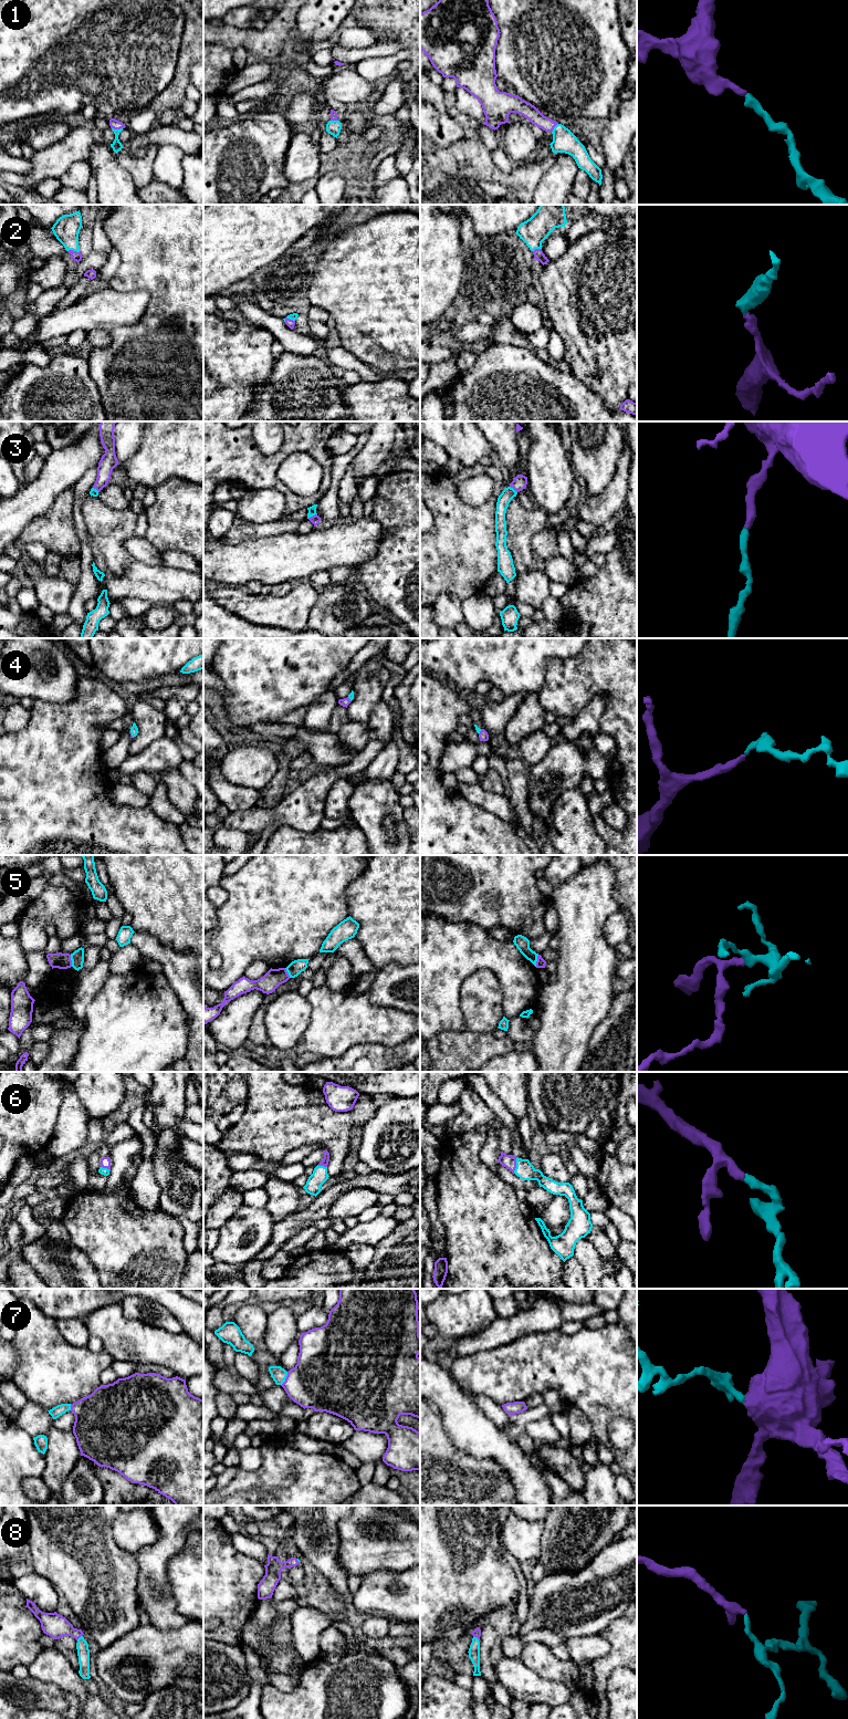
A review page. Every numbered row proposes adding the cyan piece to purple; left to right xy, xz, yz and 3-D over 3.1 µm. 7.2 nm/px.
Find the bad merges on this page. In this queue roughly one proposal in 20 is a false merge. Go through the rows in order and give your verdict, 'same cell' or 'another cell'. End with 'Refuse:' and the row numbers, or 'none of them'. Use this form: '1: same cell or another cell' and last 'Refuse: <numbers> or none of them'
1: same cell
2: same cell
3: same cell
4: same cell
5: another cell
6: same cell
7: same cell
8: same cell
Refuse: 5

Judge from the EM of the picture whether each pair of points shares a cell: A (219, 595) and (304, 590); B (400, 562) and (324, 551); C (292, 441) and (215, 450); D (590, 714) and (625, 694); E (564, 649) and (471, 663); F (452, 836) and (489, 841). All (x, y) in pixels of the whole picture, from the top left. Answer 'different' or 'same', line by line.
A: same
B: different
C: same
D: different
E: same
F: same

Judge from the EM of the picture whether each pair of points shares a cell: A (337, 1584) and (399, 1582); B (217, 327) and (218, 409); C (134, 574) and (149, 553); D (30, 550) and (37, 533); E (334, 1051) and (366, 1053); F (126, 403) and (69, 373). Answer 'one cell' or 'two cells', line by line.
A: two cells
B: one cell
C: two cells
D: two cells
E: two cells
F: two cells

